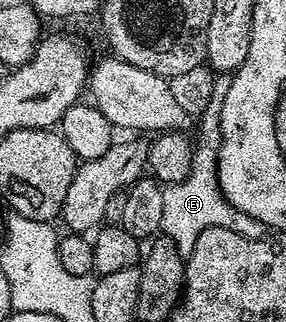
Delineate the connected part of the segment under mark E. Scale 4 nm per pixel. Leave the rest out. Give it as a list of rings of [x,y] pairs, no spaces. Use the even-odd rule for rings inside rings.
[[[218,73],[215,77],[212,97],[206,109],[201,113],[203,129],[199,132],[199,140],[194,145],[195,161],[189,170],[189,178],[185,182],[168,184],[164,187],[165,218],[163,219],[162,235],[175,244],[175,248],[184,258],[193,250],[197,238],[201,238],[201,230],[209,230],[209,226],[225,226],[225,230],[237,230],[237,234],[245,234],[247,238],[264,235],[265,226],[257,218],[237,210],[223,197],[219,189],[219,155],[221,138],[221,108],[229,86],[232,85],[230,73]]]

